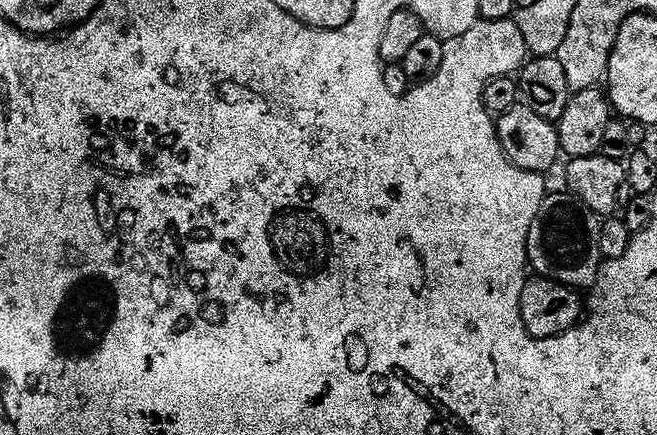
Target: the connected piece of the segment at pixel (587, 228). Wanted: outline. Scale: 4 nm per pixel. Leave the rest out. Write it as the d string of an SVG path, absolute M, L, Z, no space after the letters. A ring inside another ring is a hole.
M567 191L544 197L528 231L528 264L537 277L557 280L577 290L588 290L600 276L602 257L599 234L601 217Z

